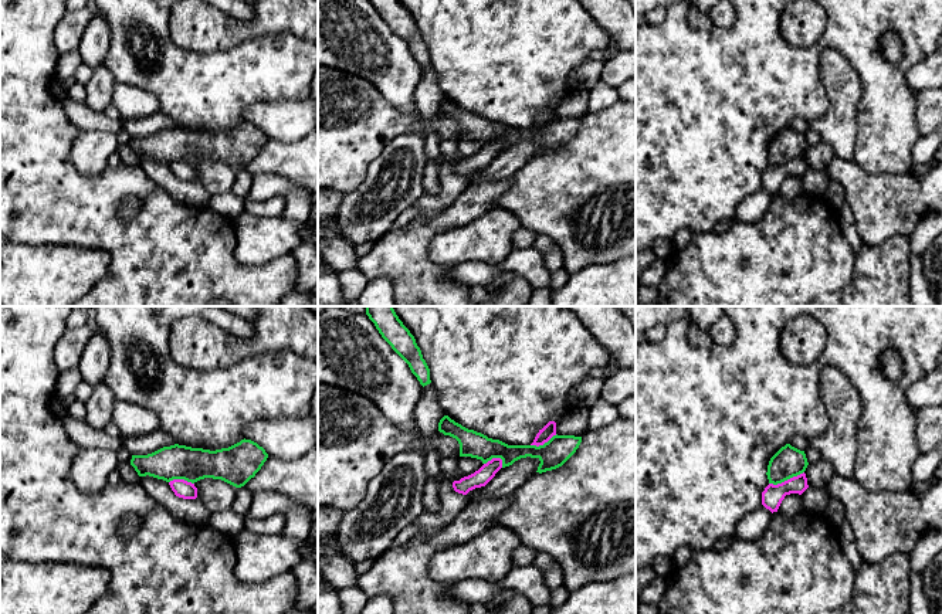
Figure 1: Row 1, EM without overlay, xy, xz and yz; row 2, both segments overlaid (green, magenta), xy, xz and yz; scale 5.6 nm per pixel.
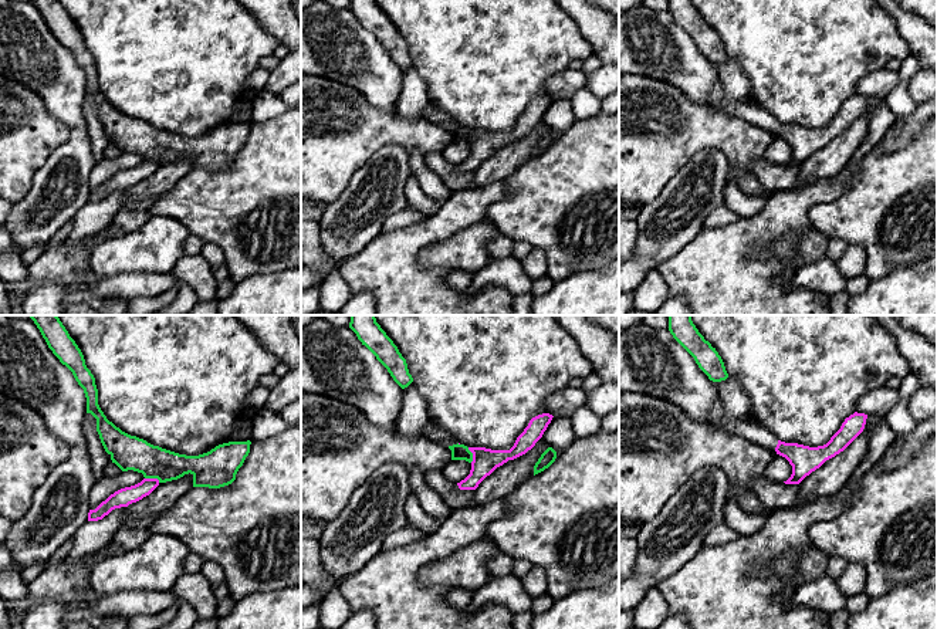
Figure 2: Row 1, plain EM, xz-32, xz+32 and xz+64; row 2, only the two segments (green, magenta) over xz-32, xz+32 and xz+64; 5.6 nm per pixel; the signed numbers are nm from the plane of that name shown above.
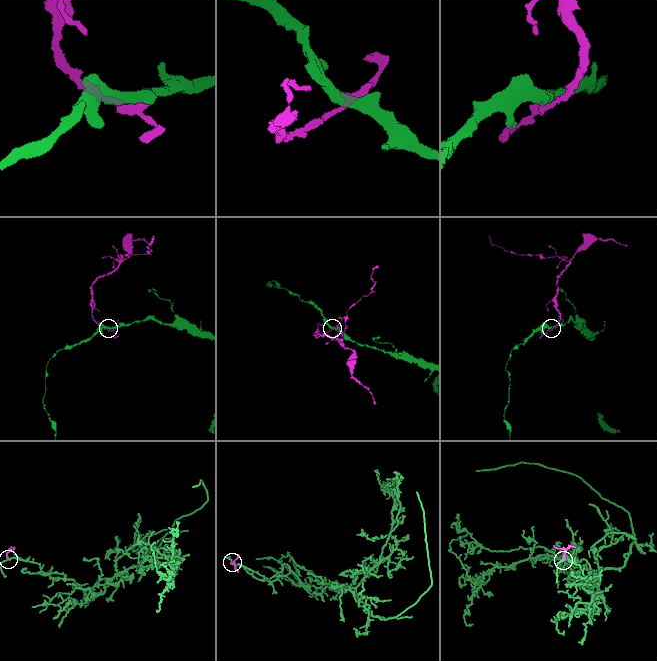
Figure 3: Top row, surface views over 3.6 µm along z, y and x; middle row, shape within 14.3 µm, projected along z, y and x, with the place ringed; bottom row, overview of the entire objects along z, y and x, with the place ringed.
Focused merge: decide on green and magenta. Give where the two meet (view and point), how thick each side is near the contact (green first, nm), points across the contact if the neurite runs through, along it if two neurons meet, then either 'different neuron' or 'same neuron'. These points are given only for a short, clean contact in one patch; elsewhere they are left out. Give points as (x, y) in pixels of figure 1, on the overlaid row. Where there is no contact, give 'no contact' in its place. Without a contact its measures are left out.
meets green in yz at (786, 479); 170 nm thick on the green side, 120 nm on the other; border along yz (803, 471), (780, 482), (769, 484); different neuron

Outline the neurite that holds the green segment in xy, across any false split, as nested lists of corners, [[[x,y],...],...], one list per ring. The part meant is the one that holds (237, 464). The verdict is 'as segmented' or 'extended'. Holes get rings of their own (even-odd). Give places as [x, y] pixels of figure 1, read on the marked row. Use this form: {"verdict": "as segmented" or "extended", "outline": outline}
{"verdict": "as segmented", "outline": [[[251,440],[216,451],[186,445],[163,447],[148,455],[132,455],[131,465],[139,476],[153,476],[170,482],[204,478],[221,479],[236,488],[244,486],[261,469],[268,454]]]}

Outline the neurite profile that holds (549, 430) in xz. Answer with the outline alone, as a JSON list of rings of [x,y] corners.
[[[549,421],[539,432],[536,434],[533,442],[531,445],[543,445],[548,442],[553,435],[556,435],[556,423]]]

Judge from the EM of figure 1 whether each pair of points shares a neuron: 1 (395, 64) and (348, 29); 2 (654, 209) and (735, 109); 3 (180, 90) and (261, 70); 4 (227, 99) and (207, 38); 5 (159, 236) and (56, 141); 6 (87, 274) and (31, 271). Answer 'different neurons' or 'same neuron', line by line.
1: same neuron
2: same neuron
3: same neuron
4: different neurons
5: same neuron
6: same neuron

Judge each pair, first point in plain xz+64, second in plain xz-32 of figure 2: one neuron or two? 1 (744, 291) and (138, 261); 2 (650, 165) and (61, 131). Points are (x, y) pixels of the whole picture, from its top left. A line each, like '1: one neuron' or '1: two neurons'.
1: two neurons
2: one neuron

